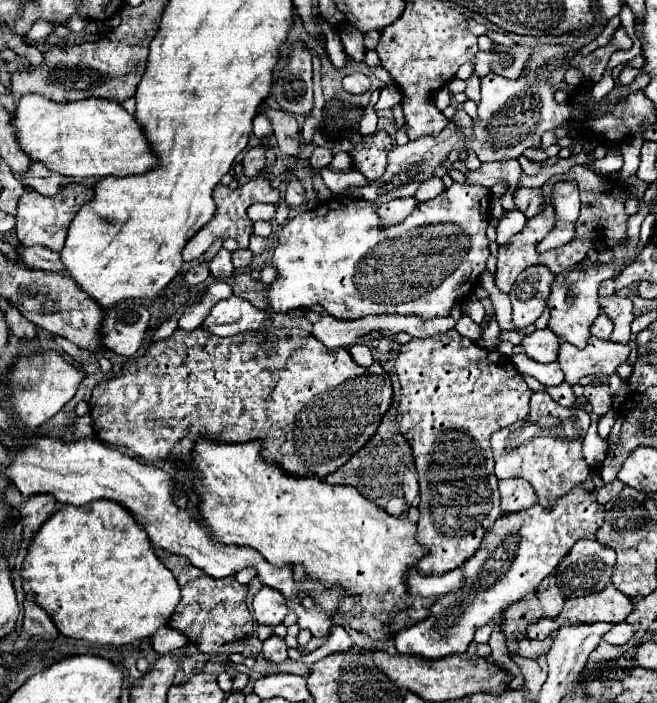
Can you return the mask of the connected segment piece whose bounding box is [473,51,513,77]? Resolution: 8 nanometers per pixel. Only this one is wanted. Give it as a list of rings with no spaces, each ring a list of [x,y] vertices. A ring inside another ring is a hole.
[[[479,51],[479,53],[475,55],[473,63],[475,63],[475,73],[477,73],[477,77],[485,77],[485,75],[487,75],[487,65],[493,67],[493,63],[499,63],[499,65],[503,65],[503,69],[507,69],[507,67],[513,65],[513,57],[503,59],[497,51]]]

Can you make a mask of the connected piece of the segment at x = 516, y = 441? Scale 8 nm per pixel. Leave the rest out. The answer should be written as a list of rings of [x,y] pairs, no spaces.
[[[533,393],[529,415],[523,421],[517,421],[501,431],[495,431],[491,435],[491,449],[495,455],[495,475],[497,479],[527,479],[543,507],[551,507],[553,499],[559,495],[565,495],[571,487],[585,481],[589,475],[589,465],[581,455],[581,439],[585,437],[589,429],[589,415],[581,407],[561,407],[557,401],[553,401],[547,393]]]

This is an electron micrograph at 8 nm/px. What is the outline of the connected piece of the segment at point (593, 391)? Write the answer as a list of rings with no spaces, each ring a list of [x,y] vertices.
[[[587,385],[583,395],[585,395],[585,399],[589,401],[591,411],[593,411],[595,415],[605,415],[605,413],[609,411],[609,407],[611,407],[611,401],[613,401],[607,385],[599,385],[599,387]]]

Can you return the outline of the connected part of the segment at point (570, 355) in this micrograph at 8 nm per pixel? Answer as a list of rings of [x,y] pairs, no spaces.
[[[591,337],[585,349],[577,349],[571,343],[560,340],[558,363],[565,373],[569,385],[579,383],[583,377],[611,377],[617,373],[617,367],[627,361],[629,347],[605,339]]]

